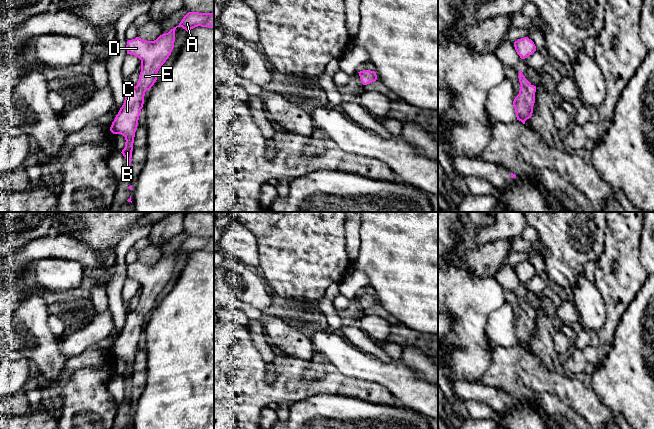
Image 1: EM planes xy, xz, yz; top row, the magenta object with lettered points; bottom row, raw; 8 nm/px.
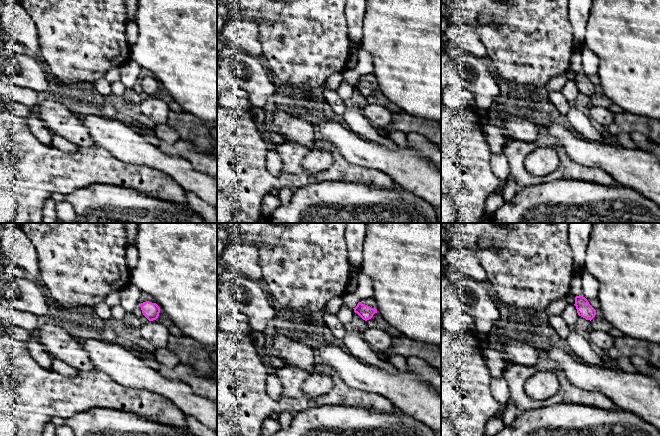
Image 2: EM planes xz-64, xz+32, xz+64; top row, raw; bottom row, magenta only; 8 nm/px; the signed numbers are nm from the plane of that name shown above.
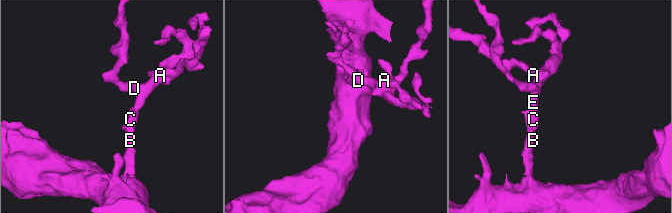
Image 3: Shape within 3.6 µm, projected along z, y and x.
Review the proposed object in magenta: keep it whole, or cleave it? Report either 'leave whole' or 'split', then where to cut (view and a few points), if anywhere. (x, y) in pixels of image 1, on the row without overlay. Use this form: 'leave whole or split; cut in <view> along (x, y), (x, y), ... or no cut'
leave whole; no cut

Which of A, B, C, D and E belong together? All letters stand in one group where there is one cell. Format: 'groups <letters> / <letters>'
groups A B C D E

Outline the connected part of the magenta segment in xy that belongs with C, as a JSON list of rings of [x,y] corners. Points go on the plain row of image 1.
[[[188,236],[184,241],[183,243],[181,244],[181,246],[179,247],[178,250],[174,251],[173,253],[171,253],[168,257],[164,257],[162,259],[160,259],[156,264],[154,265],[145,265],[139,261],[136,261],[135,263],[132,263],[132,264],[128,264],[127,265],[127,269],[126,269],[126,274],[127,274],[127,278],[131,278],[131,279],[134,279],[136,281],[138,281],[140,284],[141,284],[141,296],[140,296],[140,299],[139,299],[139,303],[138,303],[138,306],[137,306],[137,309],[134,310],[134,311],[131,311],[131,312],[128,312],[127,313],[127,316],[126,316],[126,321],[125,321],[125,325],[122,329],[122,331],[120,332],[118,338],[116,339],[114,345],[112,346],[112,349],[110,351],[110,355],[113,357],[113,358],[121,358],[125,361],[125,372],[122,374],[122,378],[123,380],[125,381],[125,383],[128,385],[128,389],[130,390],[131,389],[131,382],[132,382],[132,375],[133,375],[133,367],[134,367],[134,361],[135,361],[135,356],[136,356],[136,353],[137,353],[137,350],[138,350],[138,344],[139,344],[139,340],[140,340],[140,337],[141,337],[141,333],[143,332],[143,328],[144,328],[144,320],[145,320],[145,316],[147,314],[150,314],[151,311],[154,309],[154,307],[156,306],[157,304],[157,297],[159,295],[159,293],[162,291],[162,289],[166,286],[166,284],[169,282],[169,280],[171,279],[171,276],[174,272],[174,266],[175,266],[175,254],[177,251],[182,251],[183,253],[185,253],[187,256],[195,251],[198,251],[198,250],[201,250],[201,251],[208,251],[208,252],[214,252],[214,236],[212,237],[199,237],[199,236]]]

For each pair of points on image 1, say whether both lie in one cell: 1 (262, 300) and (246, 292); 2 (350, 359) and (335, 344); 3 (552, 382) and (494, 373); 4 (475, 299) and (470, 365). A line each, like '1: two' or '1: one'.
1: one
2: one
3: one
4: one

